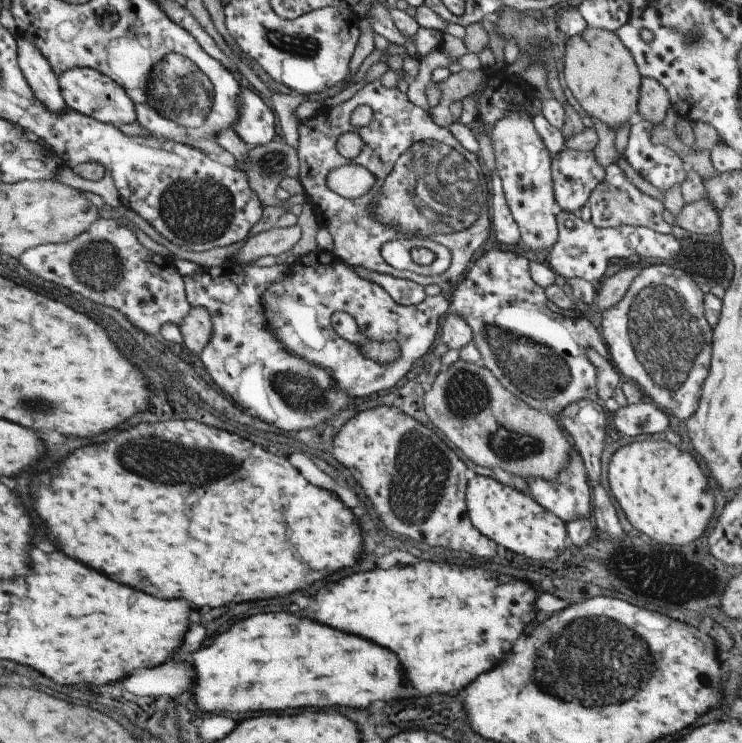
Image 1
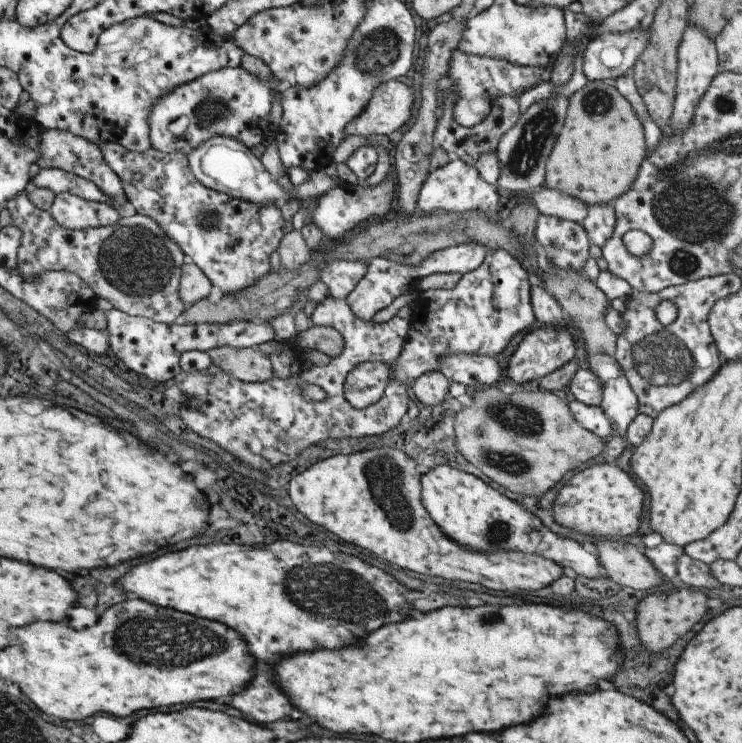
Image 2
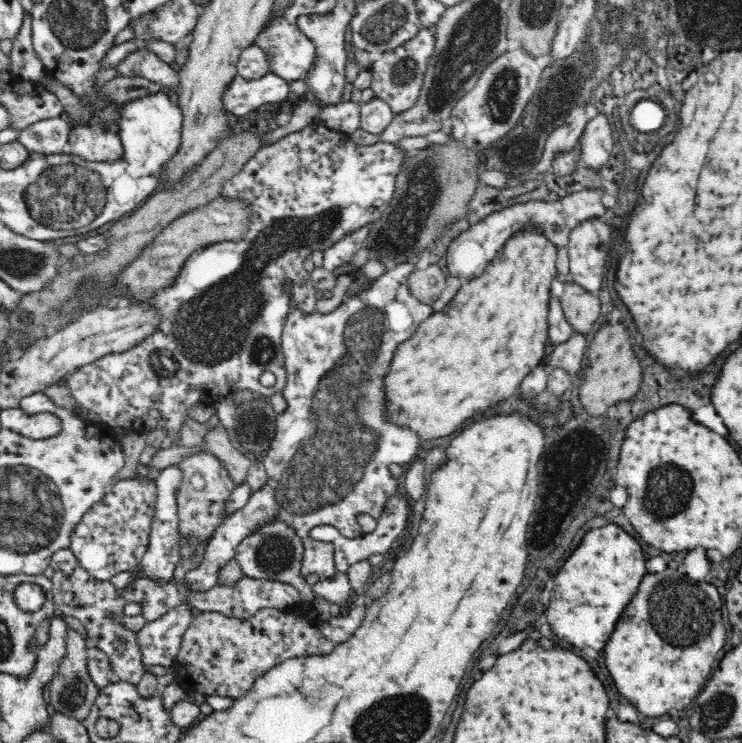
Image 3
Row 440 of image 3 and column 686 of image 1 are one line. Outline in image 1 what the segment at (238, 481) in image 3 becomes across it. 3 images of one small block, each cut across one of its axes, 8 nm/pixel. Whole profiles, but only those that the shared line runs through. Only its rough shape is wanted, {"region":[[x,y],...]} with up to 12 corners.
{"region":[[707,198],[685,204],[677,232],[719,232],[719,216]]}

